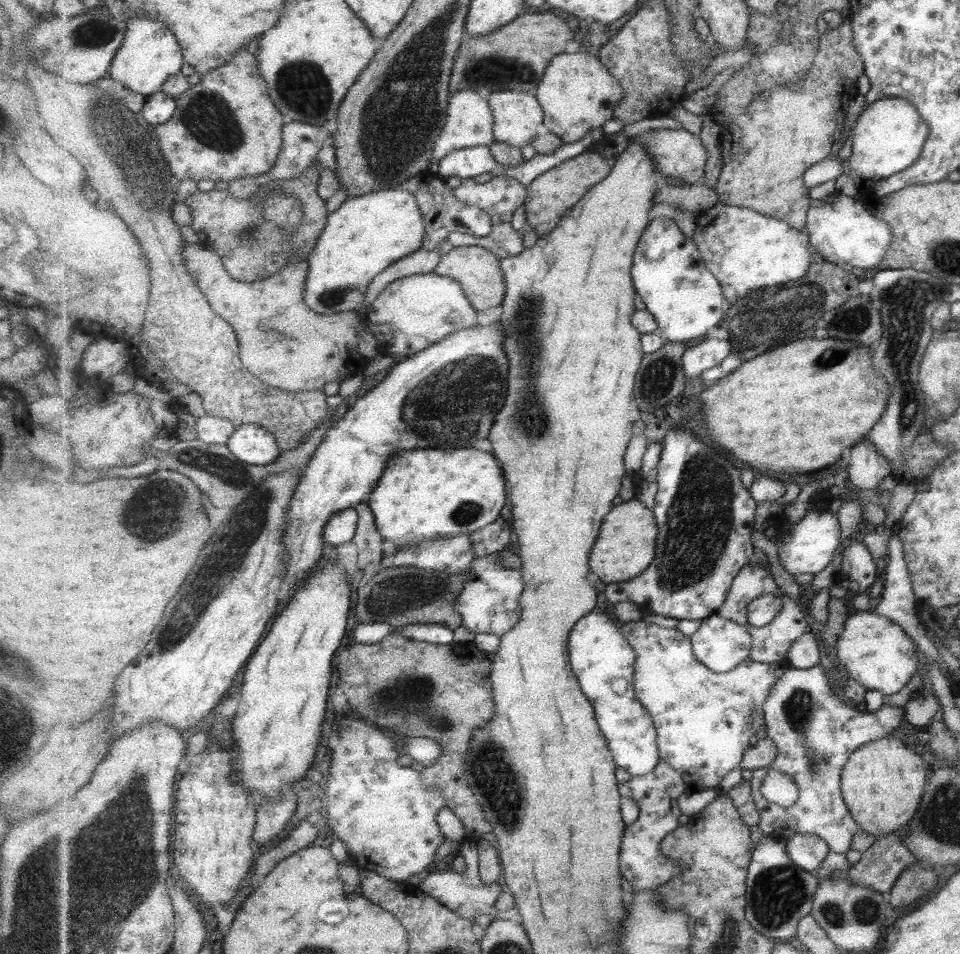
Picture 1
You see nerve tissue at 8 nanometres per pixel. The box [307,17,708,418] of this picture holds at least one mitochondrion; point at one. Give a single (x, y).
(504, 72)

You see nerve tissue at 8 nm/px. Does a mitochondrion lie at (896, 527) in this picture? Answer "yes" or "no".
no

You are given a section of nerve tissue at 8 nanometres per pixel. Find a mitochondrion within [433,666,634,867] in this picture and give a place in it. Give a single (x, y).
(502, 794)

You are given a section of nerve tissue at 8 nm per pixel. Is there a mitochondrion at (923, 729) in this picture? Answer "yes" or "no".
no

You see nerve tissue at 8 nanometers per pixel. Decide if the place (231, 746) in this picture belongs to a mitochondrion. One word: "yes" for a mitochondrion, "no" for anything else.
no

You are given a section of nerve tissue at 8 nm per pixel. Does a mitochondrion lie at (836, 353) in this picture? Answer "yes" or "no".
yes

